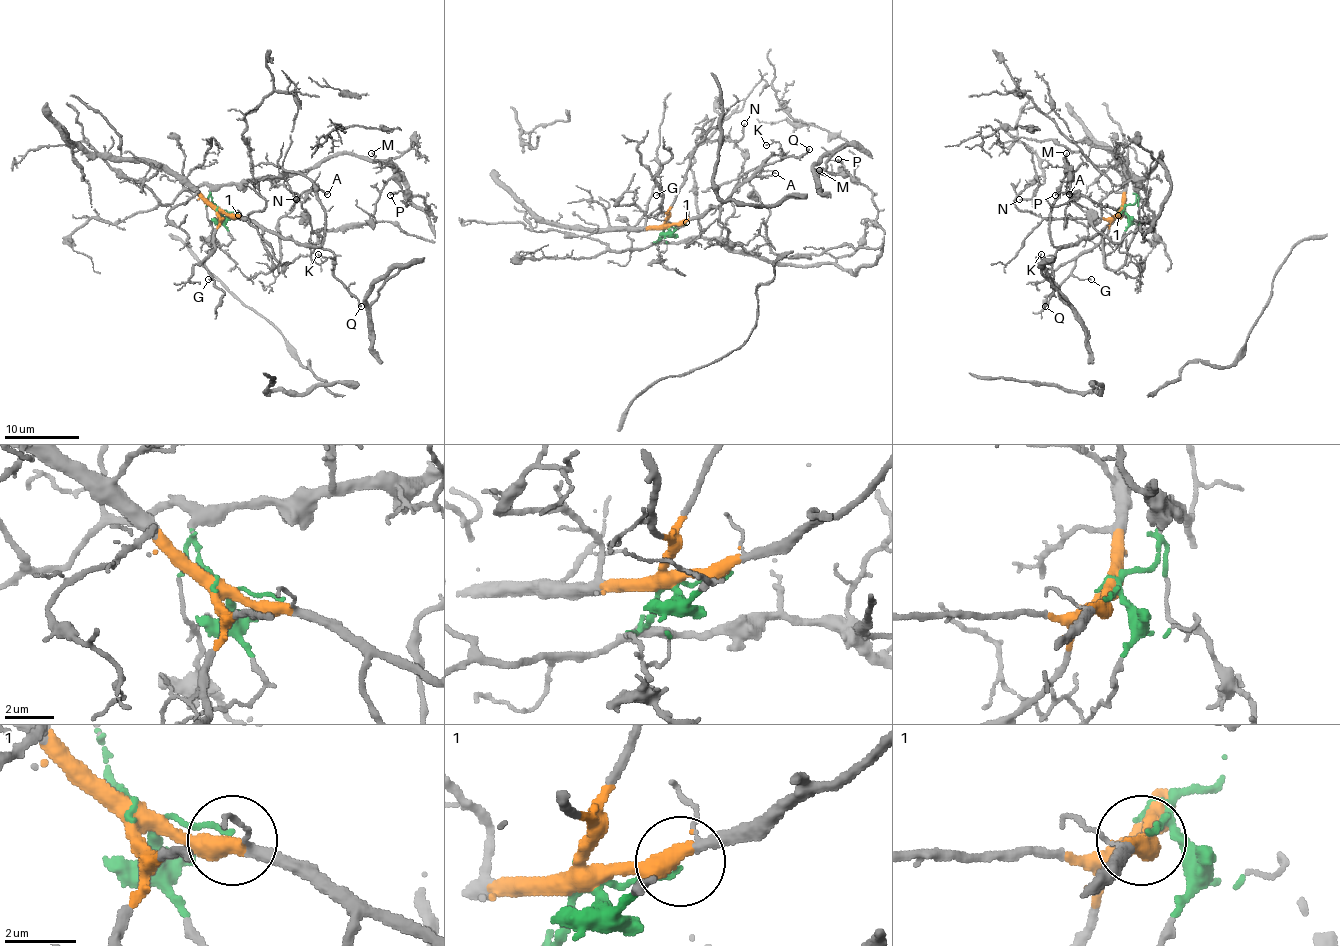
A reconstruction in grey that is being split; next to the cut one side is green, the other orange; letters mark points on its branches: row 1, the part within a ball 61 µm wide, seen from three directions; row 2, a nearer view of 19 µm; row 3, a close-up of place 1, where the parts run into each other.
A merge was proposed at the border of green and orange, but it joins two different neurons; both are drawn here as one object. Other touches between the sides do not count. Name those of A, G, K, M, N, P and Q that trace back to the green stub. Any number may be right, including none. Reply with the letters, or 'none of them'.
A, M, P

